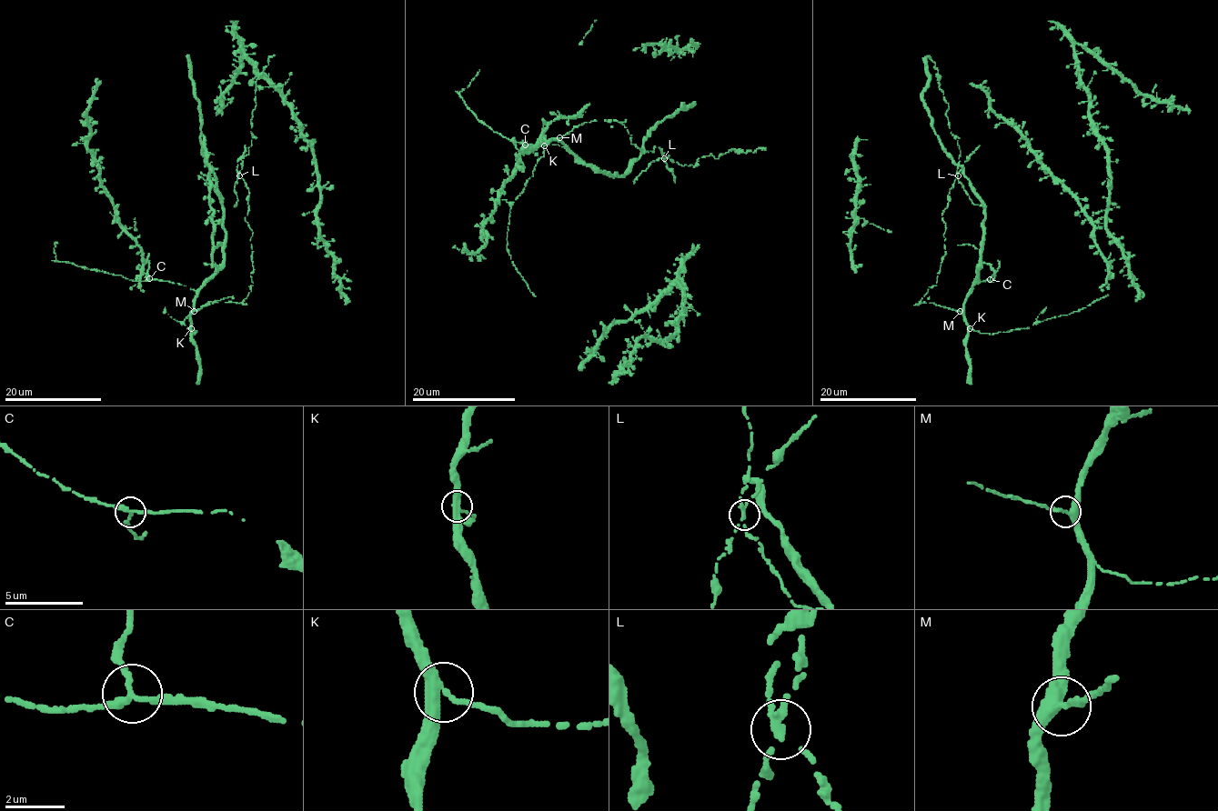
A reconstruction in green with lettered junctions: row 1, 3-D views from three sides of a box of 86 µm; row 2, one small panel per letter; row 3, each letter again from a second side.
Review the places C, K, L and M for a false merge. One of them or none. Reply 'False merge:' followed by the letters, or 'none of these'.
False merge: L

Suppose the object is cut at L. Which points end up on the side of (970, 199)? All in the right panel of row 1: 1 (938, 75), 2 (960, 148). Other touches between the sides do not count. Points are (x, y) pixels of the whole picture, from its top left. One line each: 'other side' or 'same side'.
1: same side
2: same side

